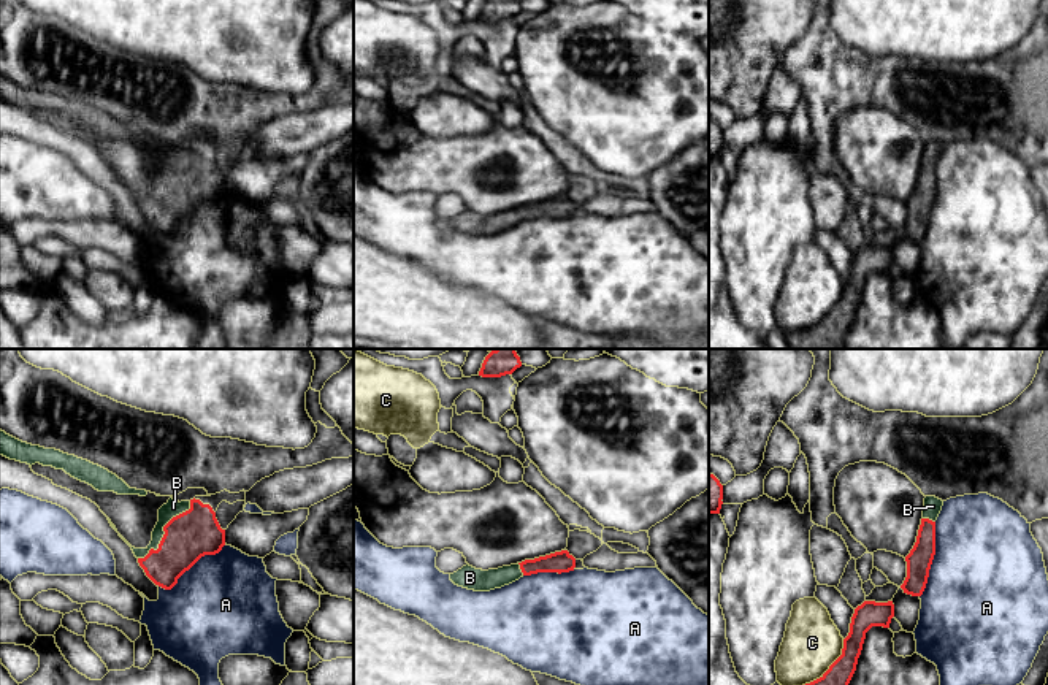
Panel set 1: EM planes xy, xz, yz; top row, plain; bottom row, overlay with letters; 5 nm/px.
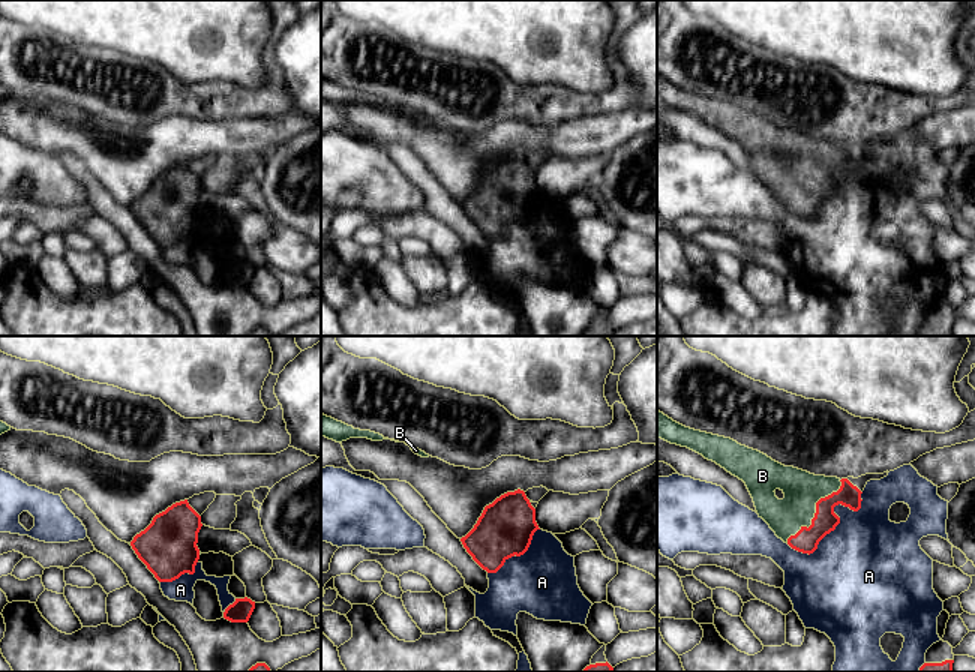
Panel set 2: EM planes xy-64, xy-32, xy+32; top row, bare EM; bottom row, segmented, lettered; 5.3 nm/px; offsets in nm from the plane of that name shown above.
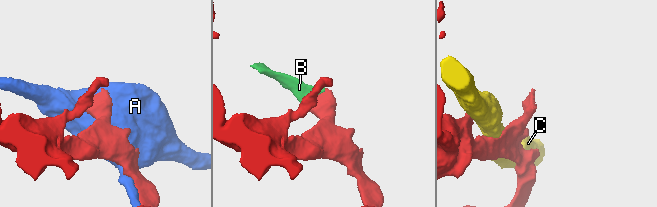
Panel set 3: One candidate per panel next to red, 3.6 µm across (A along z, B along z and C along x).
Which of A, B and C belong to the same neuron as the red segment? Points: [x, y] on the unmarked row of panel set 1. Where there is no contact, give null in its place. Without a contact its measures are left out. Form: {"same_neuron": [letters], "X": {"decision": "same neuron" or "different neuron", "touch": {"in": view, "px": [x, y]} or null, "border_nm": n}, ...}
{"same_neuron": ["B"], "A": {"decision": "different neuron", "touch": {"in": "yz", "px": [933, 203]}, "border_nm": 400}, "B": {"decision": "same neuron", "touch": {"in": "xy", "px": [164, 175]}, "border_nm": 400}, "C": {"decision": "different neuron", "touch": {"in": "yz", "px": [820, 322]}, "border_nm": 400}}

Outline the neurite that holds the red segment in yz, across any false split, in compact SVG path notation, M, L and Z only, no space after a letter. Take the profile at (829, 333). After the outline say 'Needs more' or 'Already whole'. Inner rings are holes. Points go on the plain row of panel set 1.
M864 246L855 254L850 277L843 284L842 300L817 325L802 331L785 333L790 349L845 349L845 336L856 316L866 277L872 271L889 273L894 249Z. Already whole

